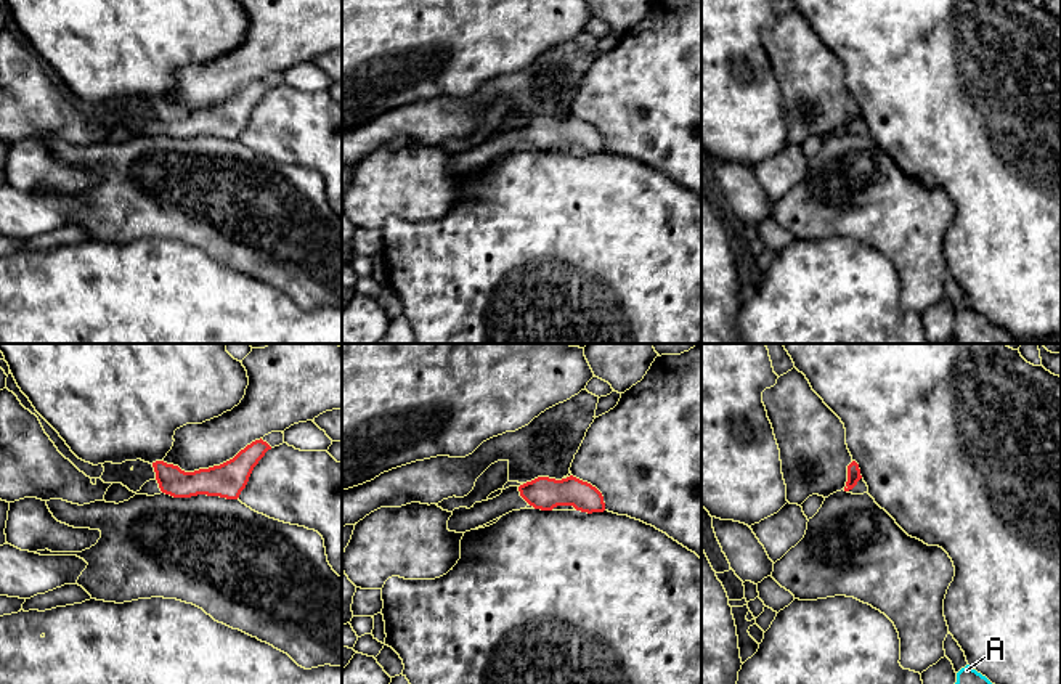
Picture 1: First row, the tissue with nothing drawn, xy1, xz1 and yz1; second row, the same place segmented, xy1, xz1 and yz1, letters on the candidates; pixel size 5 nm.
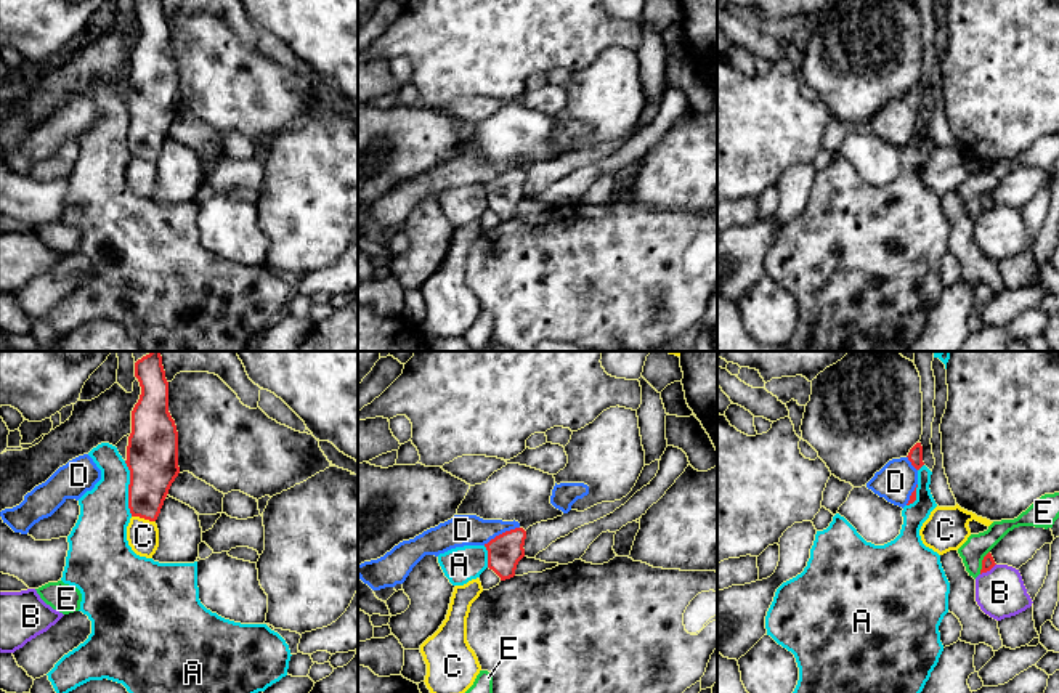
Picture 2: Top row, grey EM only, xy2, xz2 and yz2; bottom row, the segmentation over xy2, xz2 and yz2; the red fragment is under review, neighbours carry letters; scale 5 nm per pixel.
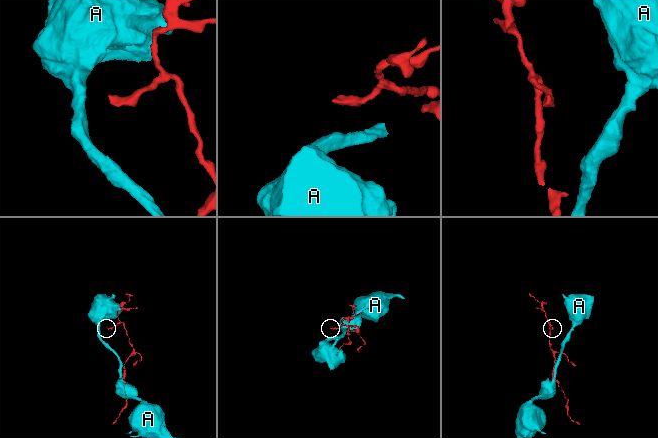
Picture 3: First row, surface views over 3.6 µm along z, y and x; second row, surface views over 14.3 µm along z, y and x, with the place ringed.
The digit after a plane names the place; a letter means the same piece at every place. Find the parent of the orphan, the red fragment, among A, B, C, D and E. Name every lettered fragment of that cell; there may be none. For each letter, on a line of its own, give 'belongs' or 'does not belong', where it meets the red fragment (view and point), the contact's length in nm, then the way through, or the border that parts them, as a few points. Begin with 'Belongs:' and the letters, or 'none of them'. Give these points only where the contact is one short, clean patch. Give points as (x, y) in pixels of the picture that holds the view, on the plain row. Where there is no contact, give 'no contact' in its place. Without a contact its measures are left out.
Belongs: none of them
A: does not belong | xy2 (129, 129) | 280 nm | along xy2 (124, 101), (129, 111), (129, 153), (132, 156)
B: does not belong | yz2 (987, 210) | 100 nm | along yz2 (995, 204), (981, 215)
C: does not belong | xy2 (143, 158) | 120 nm | along xy2 (132, 156), (154, 162)
D: does not belong | xz2 (503, 174) | 200 nm | along xz2 (519, 167), (503, 172), (483, 185)
E: does not belong | yz2 (982, 202) | 130 nm | along yz2 (989, 191), (979, 214)

